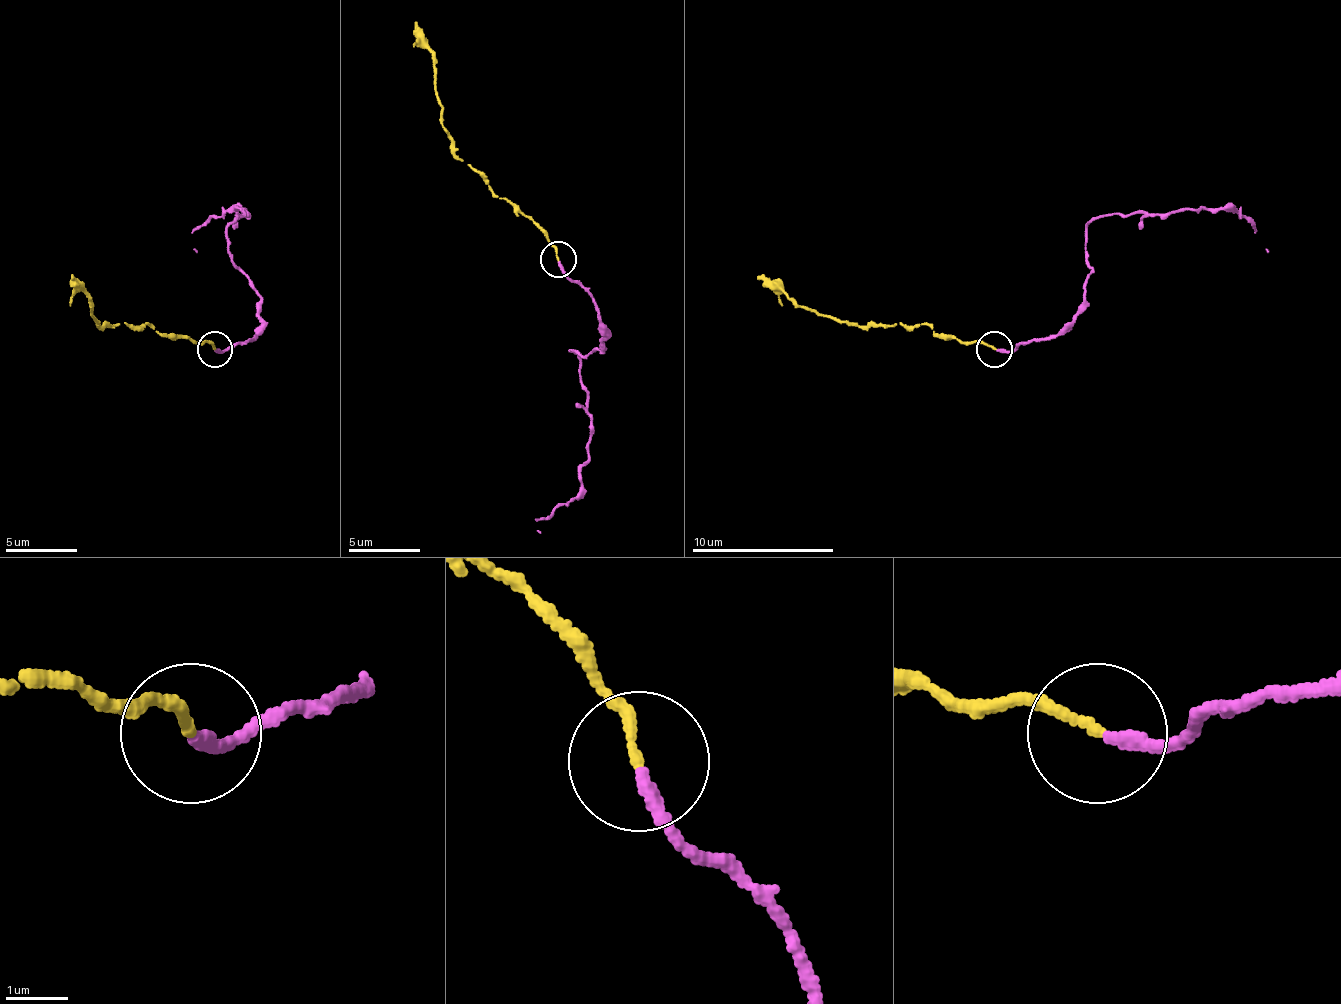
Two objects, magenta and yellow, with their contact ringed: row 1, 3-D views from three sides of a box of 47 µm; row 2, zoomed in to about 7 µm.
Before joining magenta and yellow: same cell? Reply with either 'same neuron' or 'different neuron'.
same neuron

